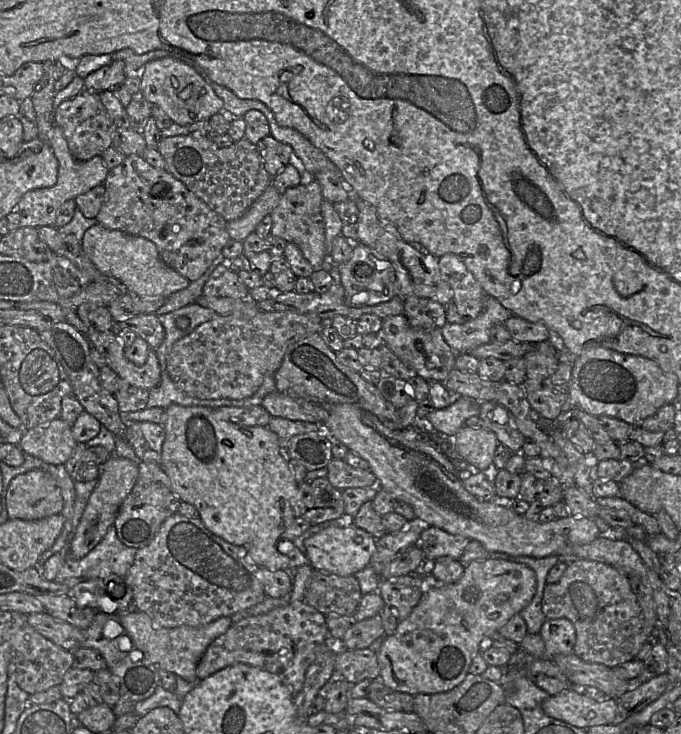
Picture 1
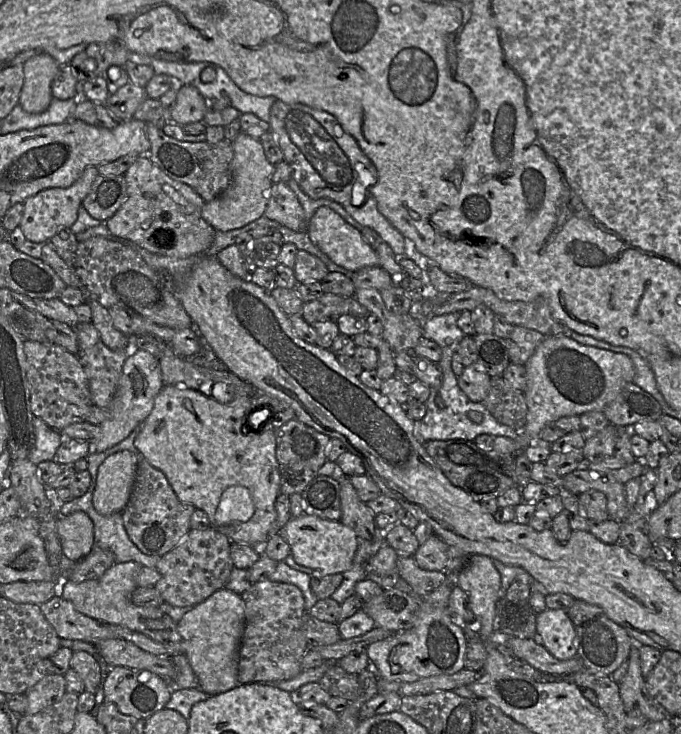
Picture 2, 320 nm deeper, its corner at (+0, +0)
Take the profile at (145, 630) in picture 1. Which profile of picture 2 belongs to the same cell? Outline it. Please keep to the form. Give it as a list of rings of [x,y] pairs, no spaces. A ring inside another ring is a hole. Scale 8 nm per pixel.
[[[225,588],[193,606],[177,623],[177,631],[187,657],[199,681],[199,689],[209,696],[227,692],[240,685],[239,649],[245,630],[245,605],[238,595]]]

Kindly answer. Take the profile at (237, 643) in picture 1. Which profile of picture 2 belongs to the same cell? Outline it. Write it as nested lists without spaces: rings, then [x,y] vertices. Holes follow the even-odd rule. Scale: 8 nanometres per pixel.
[[[265,580],[252,584],[241,598],[245,605],[245,630],[239,649],[239,683],[275,683],[295,678],[303,671],[302,659],[309,649],[303,626],[306,610],[301,590],[292,584]]]

